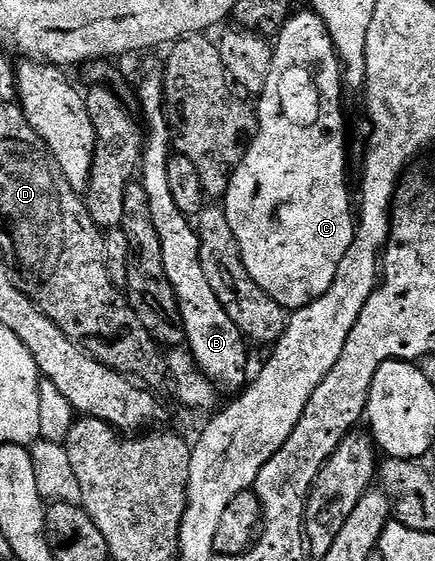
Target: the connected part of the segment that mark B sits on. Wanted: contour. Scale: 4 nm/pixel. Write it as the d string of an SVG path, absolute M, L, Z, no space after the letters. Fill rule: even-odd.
M158 60L144 65L140 86L136 93L140 96L140 109L148 124L148 133L143 134L143 156L139 172L143 175L142 184L146 199L150 199L150 219L154 219L154 231L158 231L162 243L162 267L166 267L166 279L174 287L178 307L184 324L186 348L196 361L196 365L206 374L217 390L236 389L240 391L250 380L248 373L249 342L244 332L226 315L226 307L218 303L218 295L210 287L210 282L202 268L202 247L196 226L178 206L170 191L170 179L166 175L169 159L174 155L172 129L168 126L168 110L164 104L164 67Z

